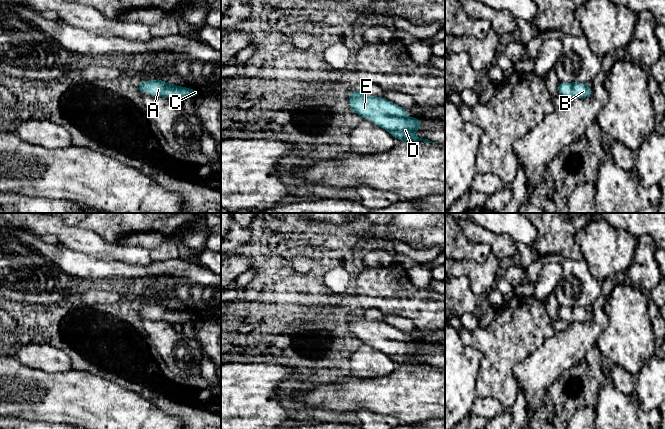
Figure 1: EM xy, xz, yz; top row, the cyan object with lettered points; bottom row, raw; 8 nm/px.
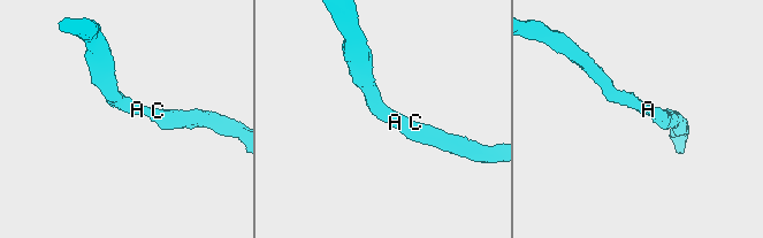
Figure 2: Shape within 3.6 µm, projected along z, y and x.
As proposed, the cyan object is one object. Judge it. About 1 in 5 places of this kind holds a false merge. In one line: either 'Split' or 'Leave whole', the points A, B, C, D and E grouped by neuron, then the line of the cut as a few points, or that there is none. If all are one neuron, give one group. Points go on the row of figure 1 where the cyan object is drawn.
Leave whole. Groups: A B C D E. No split

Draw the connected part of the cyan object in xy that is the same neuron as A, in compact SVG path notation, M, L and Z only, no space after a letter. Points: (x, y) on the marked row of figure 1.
M149 80L149 81L139 81L138 86L139 91L150 93L157 97L166 97L171 100L179 99L183 101L187 97L194 98L200 91L189 89L187 87L179 87L174 84L170 84L163 80Z

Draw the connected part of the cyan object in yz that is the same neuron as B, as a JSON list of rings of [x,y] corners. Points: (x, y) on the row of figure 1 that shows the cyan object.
[[[560,82],[558,86],[559,95],[571,98],[588,98],[592,94],[590,85],[579,82],[564,83]]]

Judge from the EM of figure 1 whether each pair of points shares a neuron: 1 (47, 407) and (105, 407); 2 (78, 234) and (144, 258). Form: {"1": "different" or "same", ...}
{"1": "same", "2": "same"}

